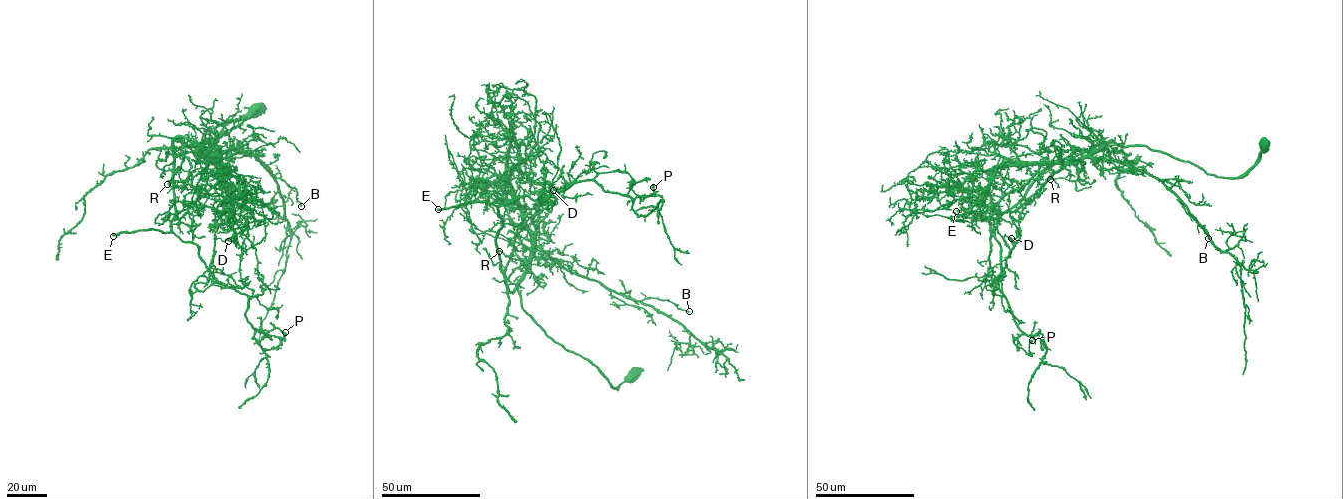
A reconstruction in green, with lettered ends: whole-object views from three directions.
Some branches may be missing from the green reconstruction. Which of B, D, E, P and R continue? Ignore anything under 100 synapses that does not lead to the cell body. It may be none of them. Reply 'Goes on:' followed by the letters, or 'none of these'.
Goes on: E

